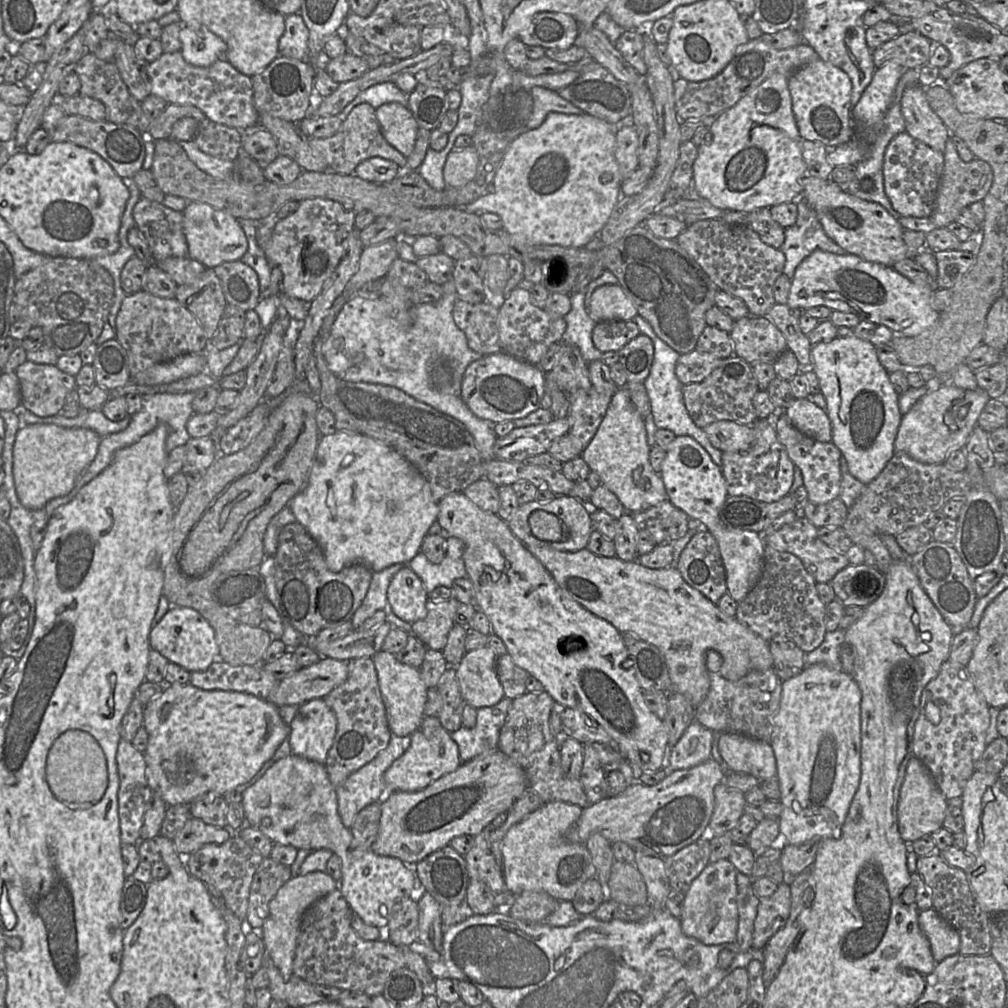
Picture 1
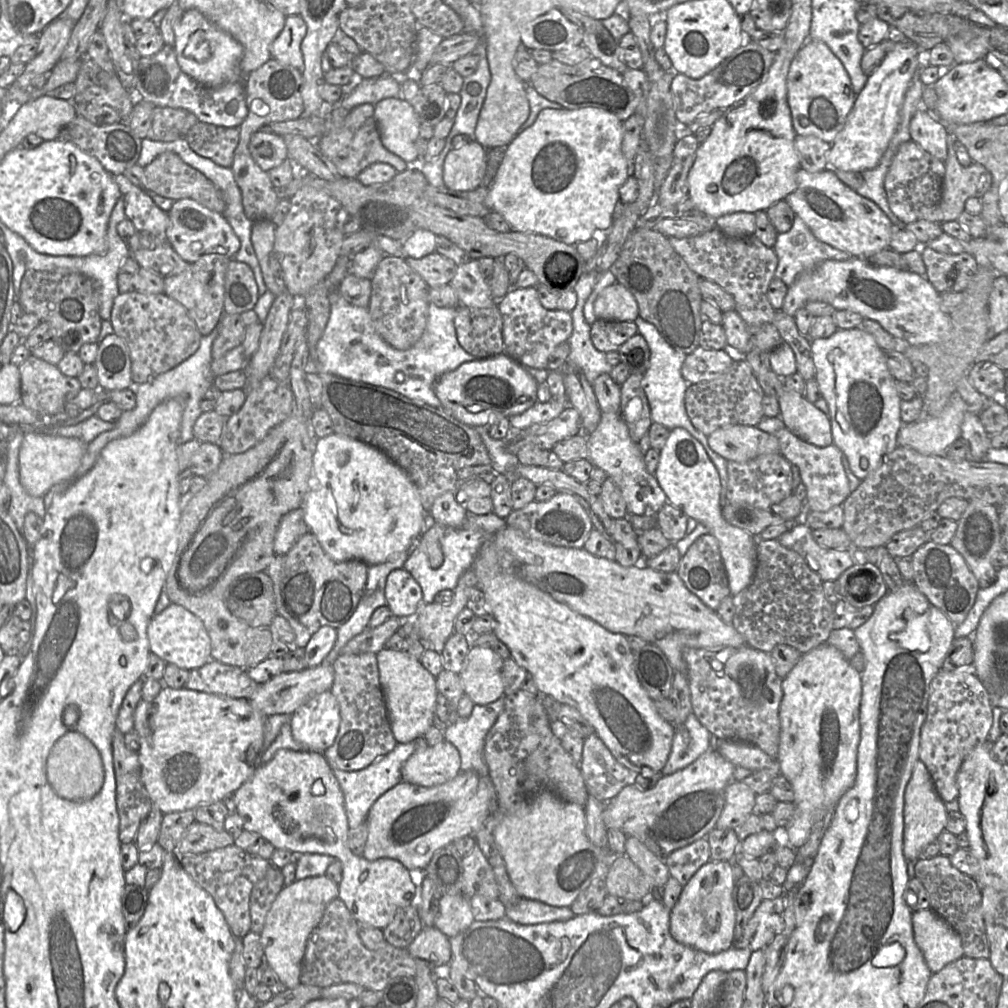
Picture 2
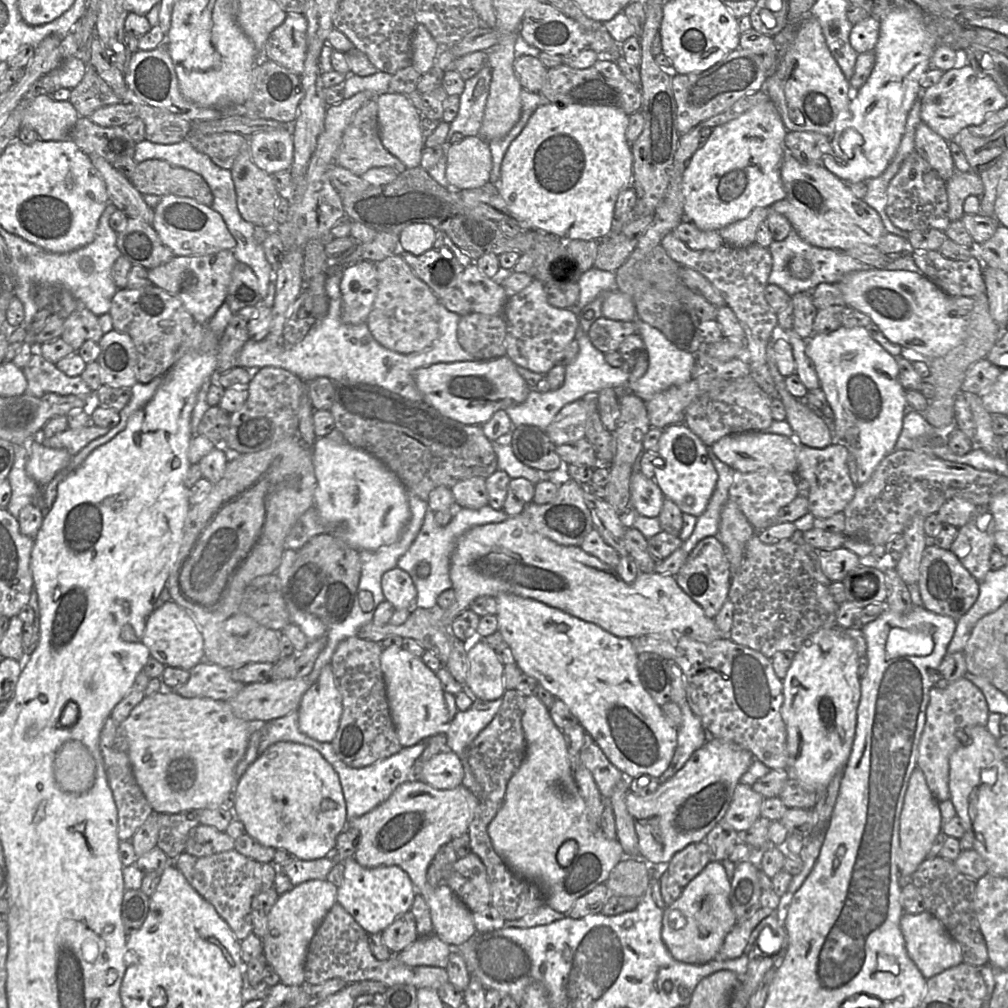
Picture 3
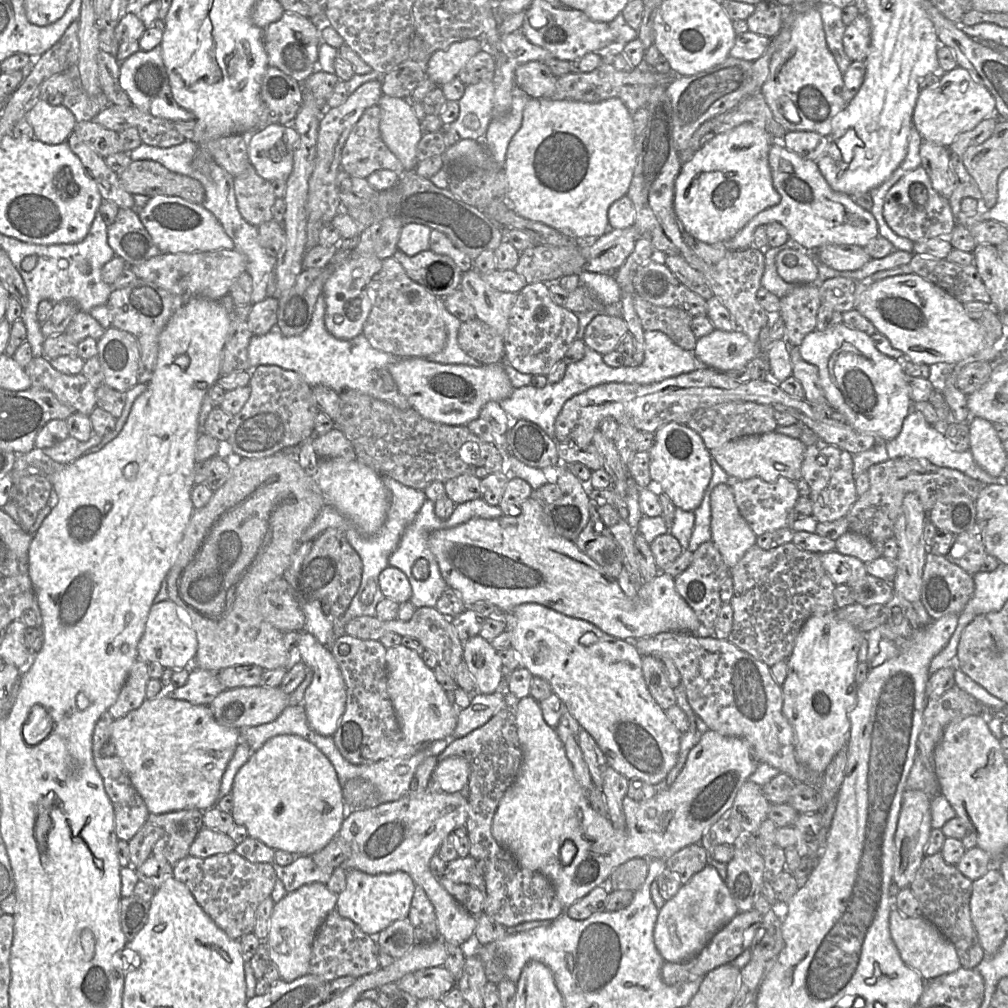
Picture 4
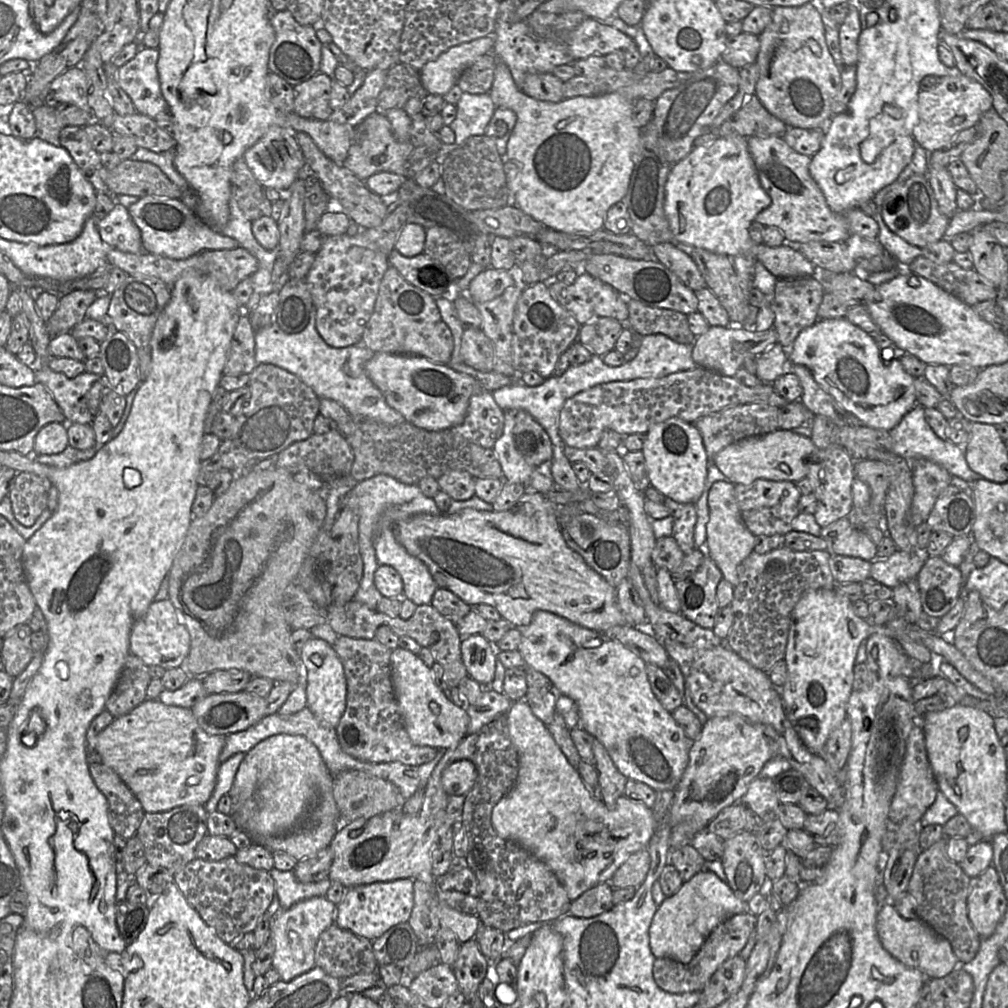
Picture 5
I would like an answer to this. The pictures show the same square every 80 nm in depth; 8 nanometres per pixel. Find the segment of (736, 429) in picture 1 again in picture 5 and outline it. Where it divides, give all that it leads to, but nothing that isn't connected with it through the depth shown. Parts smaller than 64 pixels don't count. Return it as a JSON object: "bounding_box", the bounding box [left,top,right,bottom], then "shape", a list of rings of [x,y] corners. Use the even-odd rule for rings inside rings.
{"bounding_box":[714,428,817,484],"shape":[[[781,428],[766,435],[742,439],[717,453],[714,463],[727,479],[736,484],[751,484],[757,479],[791,481],[807,477],[810,460],[817,450],[811,438]]]}

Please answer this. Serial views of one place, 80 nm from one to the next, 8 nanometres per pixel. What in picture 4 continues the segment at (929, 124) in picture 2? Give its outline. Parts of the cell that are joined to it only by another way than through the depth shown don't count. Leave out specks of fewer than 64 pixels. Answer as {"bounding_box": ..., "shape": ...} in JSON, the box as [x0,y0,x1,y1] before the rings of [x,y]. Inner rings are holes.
{"bounding_box":[920,140,959,199],"shape":[[[922,140],[920,146],[922,167],[927,172],[932,187],[943,197],[949,199],[959,183],[950,160],[947,147]]]}

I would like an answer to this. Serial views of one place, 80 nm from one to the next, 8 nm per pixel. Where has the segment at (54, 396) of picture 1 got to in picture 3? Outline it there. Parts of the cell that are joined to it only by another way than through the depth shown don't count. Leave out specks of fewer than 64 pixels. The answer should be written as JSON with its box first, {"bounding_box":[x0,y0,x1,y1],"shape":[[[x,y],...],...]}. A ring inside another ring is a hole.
{"bounding_box":[22,353,94,401],"shape":[[[34,353],[22,370],[27,379],[25,393],[30,396],[42,397],[47,393],[56,393],[90,396],[90,401],[94,401],[94,393],[80,375],[67,376],[39,353]]]}

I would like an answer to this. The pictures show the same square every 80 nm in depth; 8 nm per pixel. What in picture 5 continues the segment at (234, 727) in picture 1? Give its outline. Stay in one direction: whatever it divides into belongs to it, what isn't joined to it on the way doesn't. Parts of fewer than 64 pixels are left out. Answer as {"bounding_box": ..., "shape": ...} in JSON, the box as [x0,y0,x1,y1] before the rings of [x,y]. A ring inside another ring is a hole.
{"bounding_box":[96,699,224,813],"shape":[[[145,699],[129,713],[114,718],[97,735],[96,751],[102,763],[118,774],[147,813],[164,812],[182,805],[204,805],[216,784],[219,755],[224,735],[209,735],[198,724],[190,708],[169,706],[157,699]]]}

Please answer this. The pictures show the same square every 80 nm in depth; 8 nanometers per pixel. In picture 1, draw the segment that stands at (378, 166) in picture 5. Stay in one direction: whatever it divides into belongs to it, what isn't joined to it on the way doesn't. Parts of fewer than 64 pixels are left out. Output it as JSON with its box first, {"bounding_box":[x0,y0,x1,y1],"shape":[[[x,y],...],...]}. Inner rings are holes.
{"bounding_box":[309,103,407,174],"shape":[[[368,103],[355,106],[343,119],[339,130],[331,137],[309,138],[309,145],[328,165],[329,170],[339,174],[353,174],[364,160],[381,157],[395,162],[401,169],[407,169],[407,158],[394,148],[383,136],[375,109]]]}

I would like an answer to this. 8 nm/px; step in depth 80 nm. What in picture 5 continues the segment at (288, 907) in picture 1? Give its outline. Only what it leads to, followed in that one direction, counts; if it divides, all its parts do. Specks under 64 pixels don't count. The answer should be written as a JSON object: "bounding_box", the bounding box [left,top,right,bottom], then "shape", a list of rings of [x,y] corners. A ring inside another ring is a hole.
{"bounding_box":[271,897,337,981],"shape":[[[312,897],[298,902],[289,909],[280,909],[274,918],[272,916],[271,934],[275,943],[272,965],[278,971],[281,980],[290,981],[315,967],[315,948],[318,938],[323,931],[335,923],[336,909],[337,905],[329,901],[326,897]]]}

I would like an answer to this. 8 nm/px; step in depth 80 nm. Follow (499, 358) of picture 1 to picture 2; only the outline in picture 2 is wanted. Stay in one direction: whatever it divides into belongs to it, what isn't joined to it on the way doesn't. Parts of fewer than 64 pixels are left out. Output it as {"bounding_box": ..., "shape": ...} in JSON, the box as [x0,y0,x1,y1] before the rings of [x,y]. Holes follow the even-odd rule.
{"bounding_box":[435,352,538,426],"shape":[[[505,352],[486,359],[475,359],[443,374],[435,384],[442,409],[471,426],[487,426],[491,420],[521,414],[537,401],[538,383]]]}

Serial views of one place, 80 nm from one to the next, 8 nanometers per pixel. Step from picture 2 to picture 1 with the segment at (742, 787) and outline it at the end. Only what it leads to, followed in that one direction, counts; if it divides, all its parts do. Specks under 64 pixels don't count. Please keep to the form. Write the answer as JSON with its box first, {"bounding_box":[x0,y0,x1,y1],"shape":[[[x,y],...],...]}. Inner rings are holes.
{"bounding_box":[700,783,747,841],"shape":[[[720,783],[714,788],[715,806],[714,811],[705,832],[700,838],[710,841],[714,836],[720,836],[732,830],[744,814],[747,804],[744,793],[738,789],[731,788],[724,783]]]}

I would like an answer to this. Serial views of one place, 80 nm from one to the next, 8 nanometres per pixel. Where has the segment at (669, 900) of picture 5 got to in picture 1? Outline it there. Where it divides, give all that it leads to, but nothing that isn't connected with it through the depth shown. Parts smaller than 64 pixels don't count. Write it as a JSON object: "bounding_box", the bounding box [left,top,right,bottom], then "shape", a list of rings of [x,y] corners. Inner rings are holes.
{"bounding_box":[679,859,738,945],"shape":[[[728,859],[709,863],[692,881],[685,893],[683,910],[679,918],[683,933],[705,945],[719,945],[736,941],[738,908],[734,865]]]}

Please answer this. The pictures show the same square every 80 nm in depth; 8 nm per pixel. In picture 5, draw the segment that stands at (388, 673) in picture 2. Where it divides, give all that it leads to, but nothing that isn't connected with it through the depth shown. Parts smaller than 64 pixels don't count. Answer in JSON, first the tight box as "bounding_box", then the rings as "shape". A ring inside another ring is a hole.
{"bounding_box":[390,647,470,749],"shape":[[[397,647],[390,656],[391,680],[400,714],[412,742],[434,748],[454,749],[467,736],[470,722],[467,711],[449,700],[434,680],[429,668],[418,655]]]}

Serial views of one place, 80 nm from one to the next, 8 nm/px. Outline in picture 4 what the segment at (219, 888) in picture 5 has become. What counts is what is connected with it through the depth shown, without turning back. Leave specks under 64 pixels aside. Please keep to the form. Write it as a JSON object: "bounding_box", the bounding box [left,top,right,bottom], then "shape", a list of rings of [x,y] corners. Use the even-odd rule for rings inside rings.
{"bounding_box":[173,851,278,941],"shape":[[[235,851],[206,858],[188,855],[173,866],[173,876],[187,886],[215,925],[237,941],[253,932],[257,907],[271,895],[278,879],[271,864],[252,863]]]}

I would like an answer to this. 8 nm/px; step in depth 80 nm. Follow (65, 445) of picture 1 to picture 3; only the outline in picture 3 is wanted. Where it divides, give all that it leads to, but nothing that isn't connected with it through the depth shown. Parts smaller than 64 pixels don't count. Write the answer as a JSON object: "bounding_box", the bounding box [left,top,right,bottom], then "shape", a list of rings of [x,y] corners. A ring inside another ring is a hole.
{"bounding_box":[27,441,73,487],"shape":[[[33,441],[27,454],[27,474],[41,487],[45,487],[73,456],[66,449],[49,448]]]}

